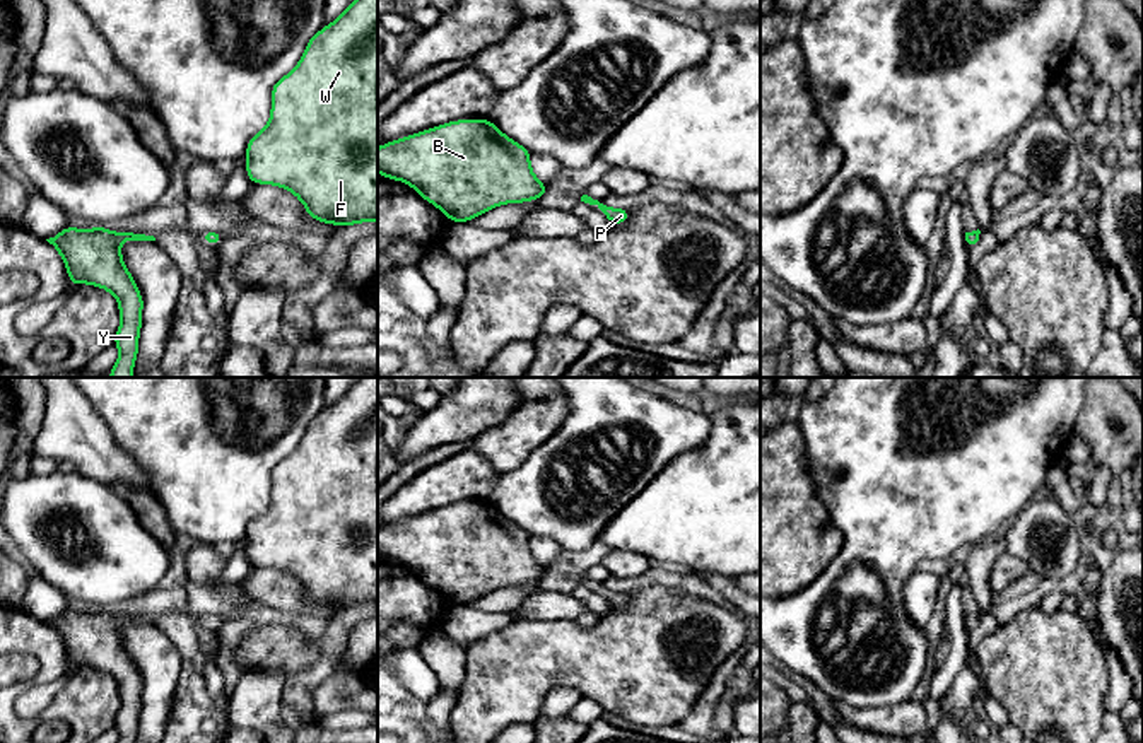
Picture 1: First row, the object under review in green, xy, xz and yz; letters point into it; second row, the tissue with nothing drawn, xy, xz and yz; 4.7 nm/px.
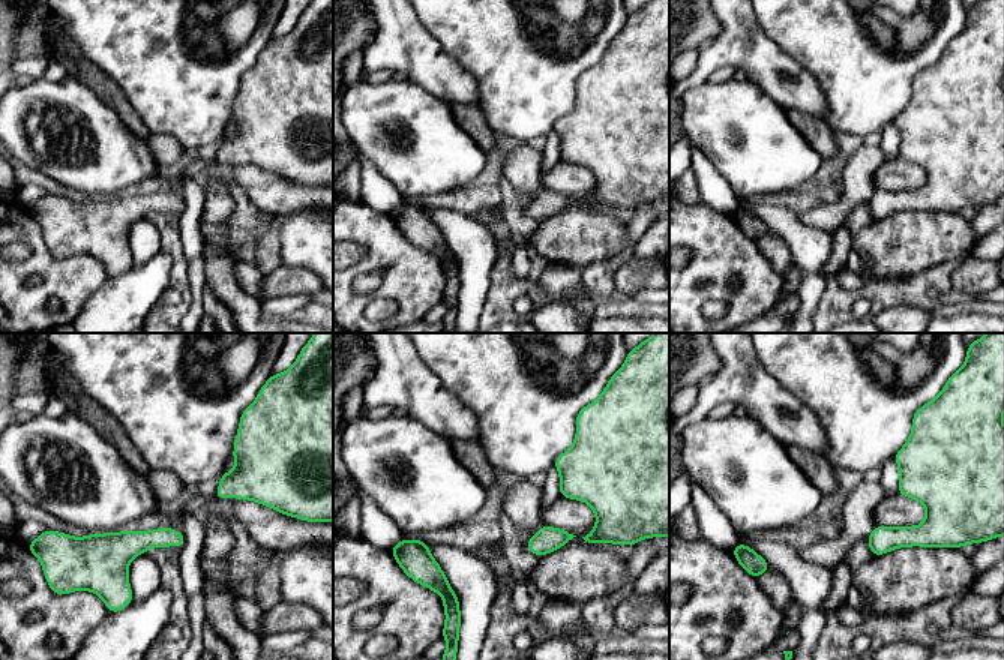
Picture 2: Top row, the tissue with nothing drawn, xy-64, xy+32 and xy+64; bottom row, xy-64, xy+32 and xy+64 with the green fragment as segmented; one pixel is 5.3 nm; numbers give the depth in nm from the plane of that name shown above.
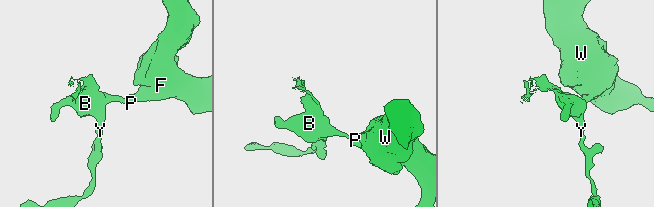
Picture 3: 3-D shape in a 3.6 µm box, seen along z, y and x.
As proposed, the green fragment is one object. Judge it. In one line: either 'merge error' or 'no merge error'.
no merge error

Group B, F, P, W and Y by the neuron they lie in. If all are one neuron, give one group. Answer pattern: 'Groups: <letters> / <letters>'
Groups: B F P W Y

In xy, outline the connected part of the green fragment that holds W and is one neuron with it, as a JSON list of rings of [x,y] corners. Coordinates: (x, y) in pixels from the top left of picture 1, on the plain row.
[[[359,377],[343,396],[316,415],[297,449],[272,470],[272,495],[268,507],[256,516],[246,529],[246,555],[253,565],[282,569],[294,576],[308,593],[308,598],[325,606],[354,608],[359,605],[378,605],[378,377]]]

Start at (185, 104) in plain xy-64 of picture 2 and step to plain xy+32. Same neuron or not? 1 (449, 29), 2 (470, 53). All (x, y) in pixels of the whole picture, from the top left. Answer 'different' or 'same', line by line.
1: same
2: same

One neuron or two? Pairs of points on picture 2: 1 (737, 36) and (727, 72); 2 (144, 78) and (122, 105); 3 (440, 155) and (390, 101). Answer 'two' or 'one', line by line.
1: two
2: two
3: one

